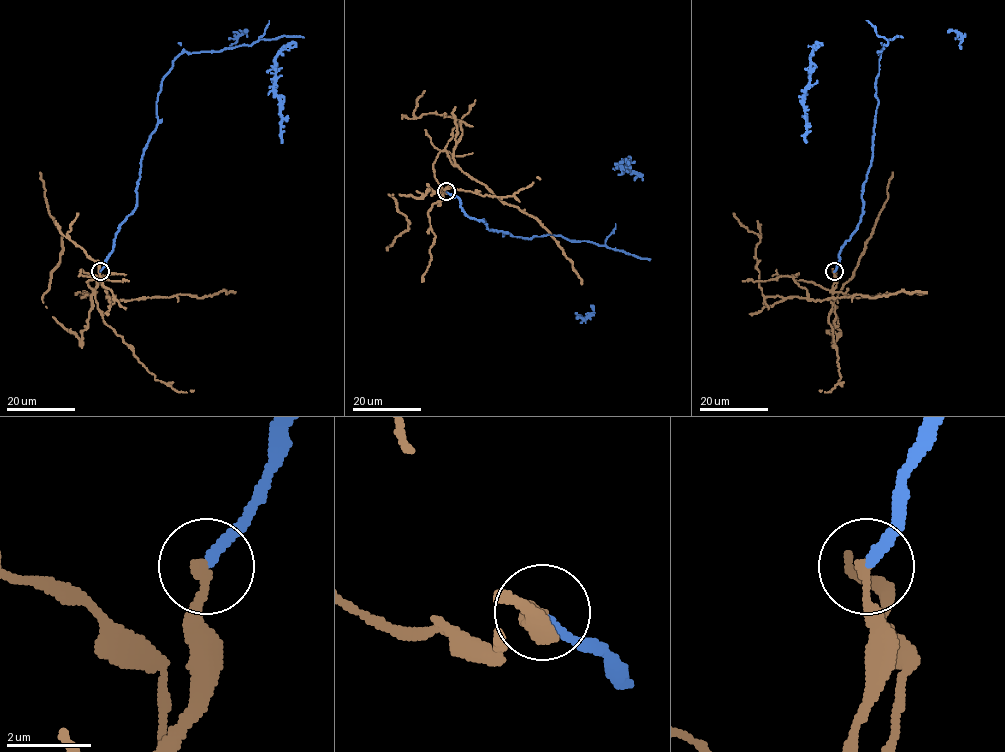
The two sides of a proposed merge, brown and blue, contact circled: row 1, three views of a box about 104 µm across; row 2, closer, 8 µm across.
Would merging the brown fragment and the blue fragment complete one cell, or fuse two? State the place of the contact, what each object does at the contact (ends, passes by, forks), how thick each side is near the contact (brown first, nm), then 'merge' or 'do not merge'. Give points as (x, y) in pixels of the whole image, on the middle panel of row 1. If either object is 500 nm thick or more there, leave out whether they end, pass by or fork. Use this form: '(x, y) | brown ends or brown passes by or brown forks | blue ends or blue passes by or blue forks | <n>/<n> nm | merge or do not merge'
(446, 191) | brown ends | blue ends | 240/220 nm | do not merge

